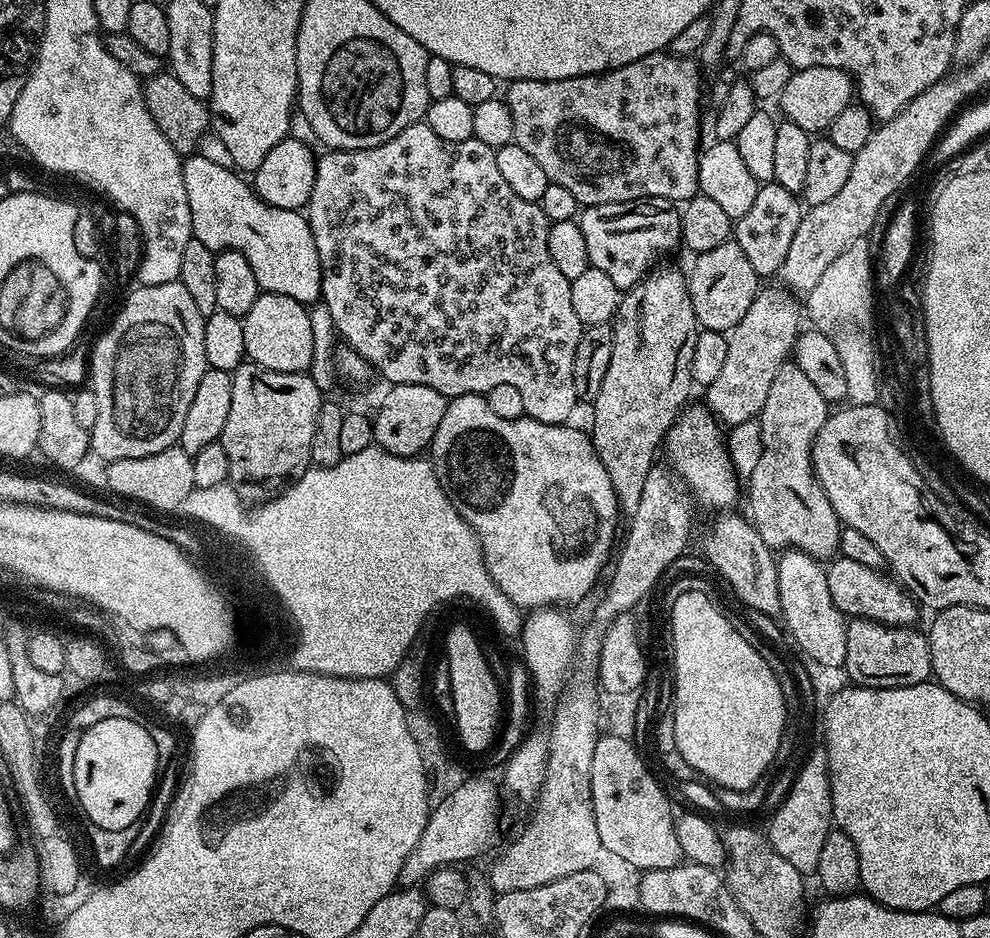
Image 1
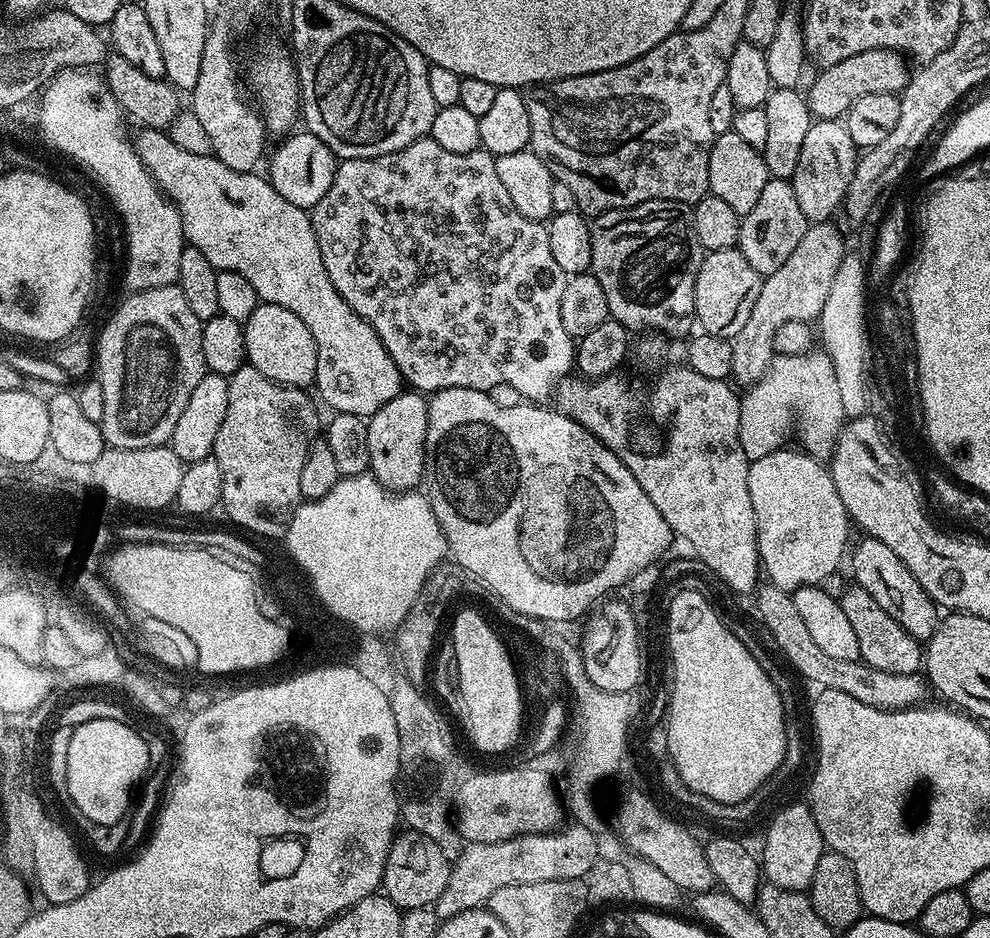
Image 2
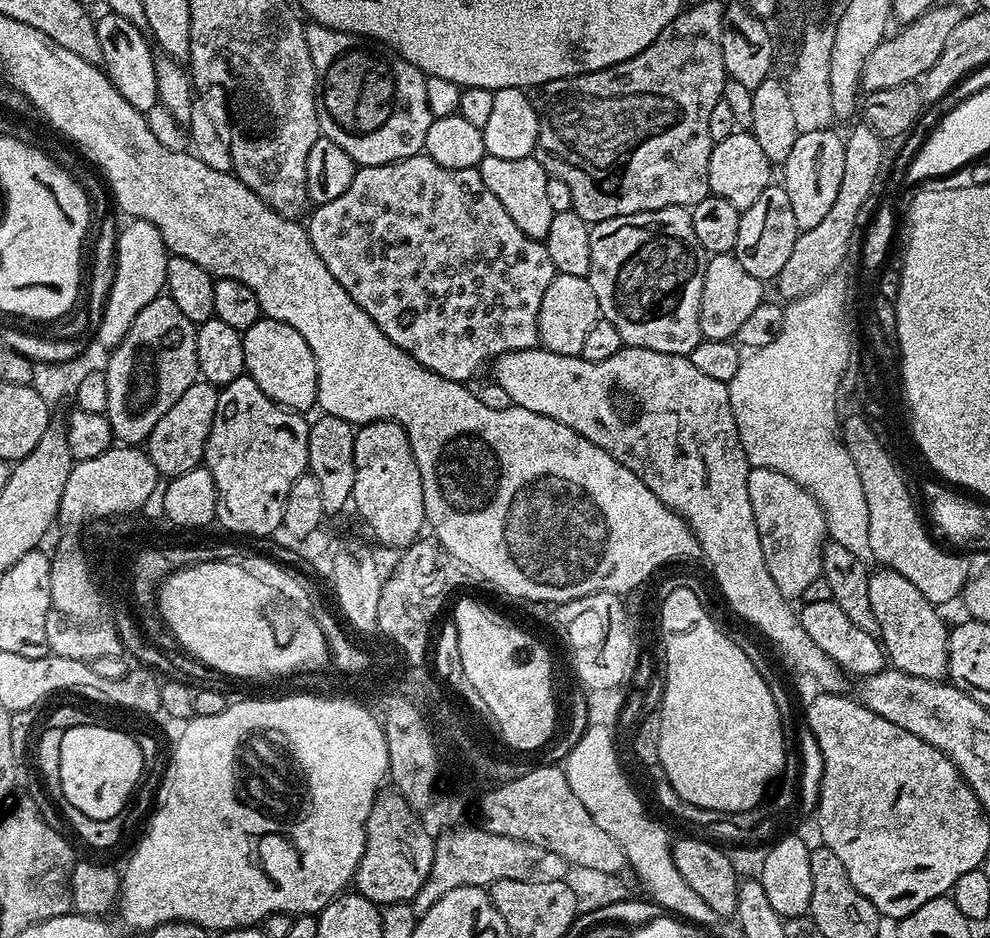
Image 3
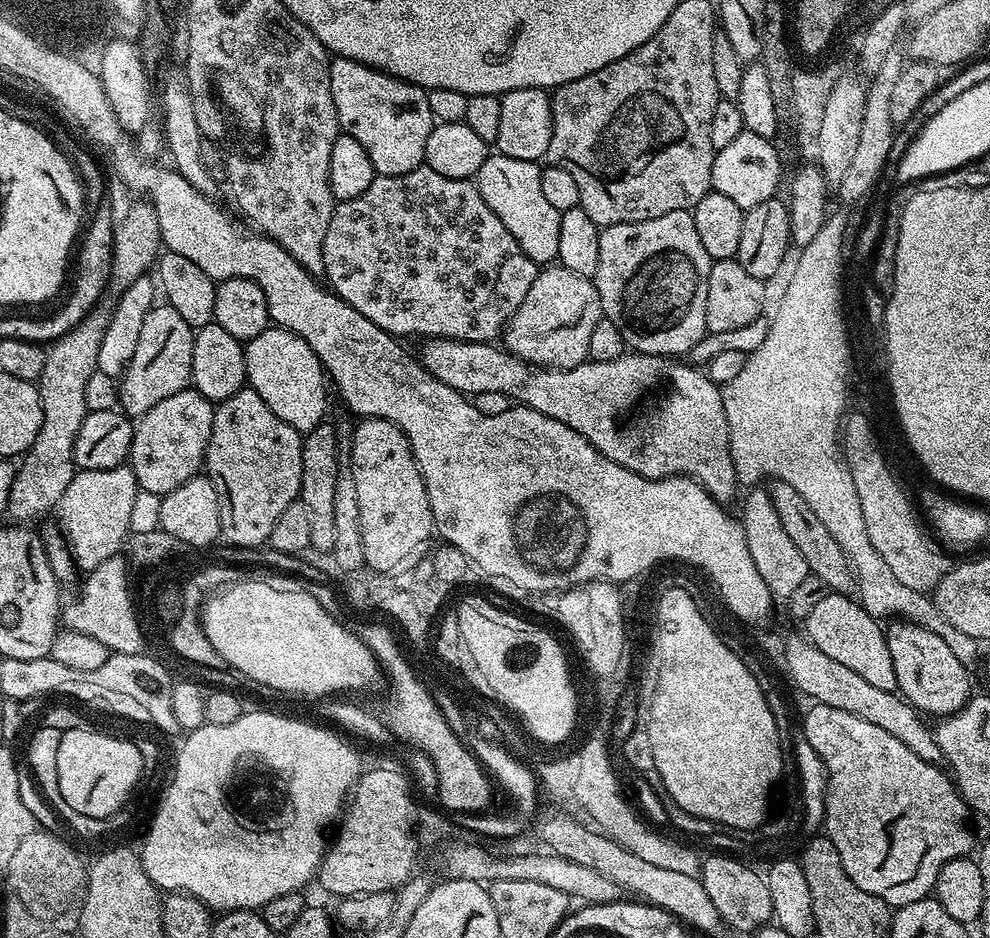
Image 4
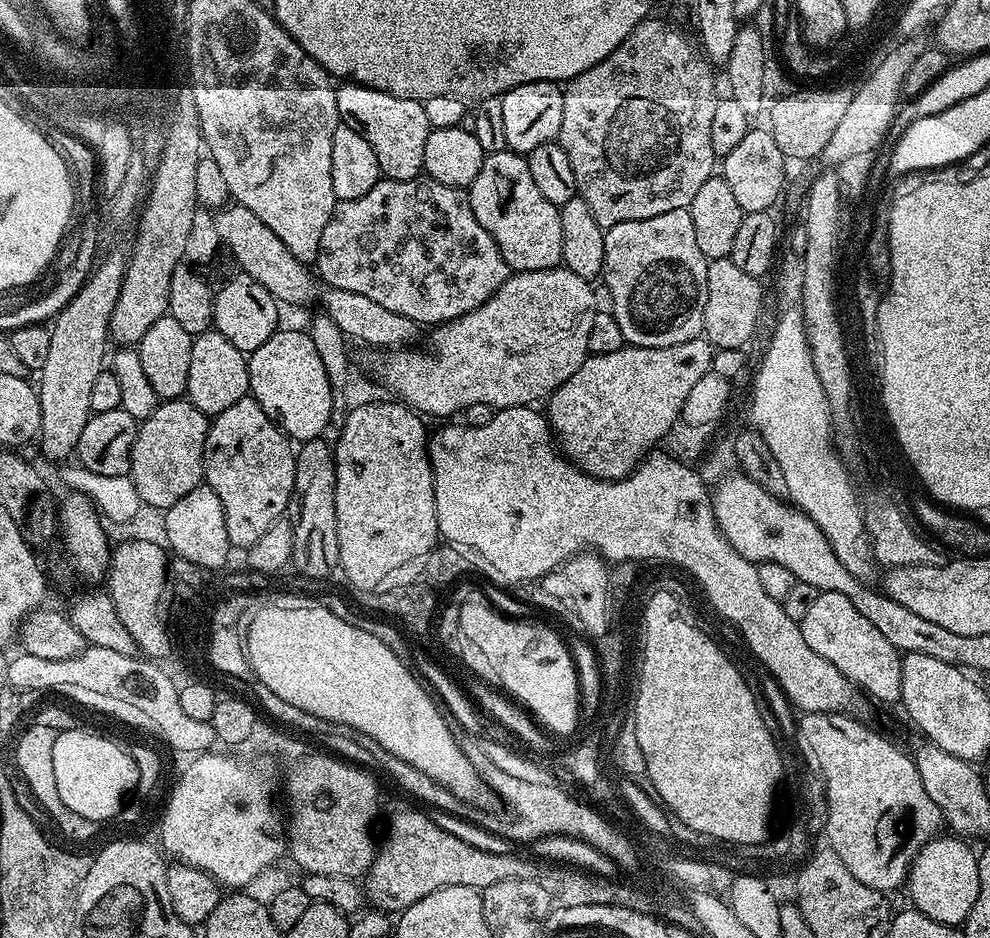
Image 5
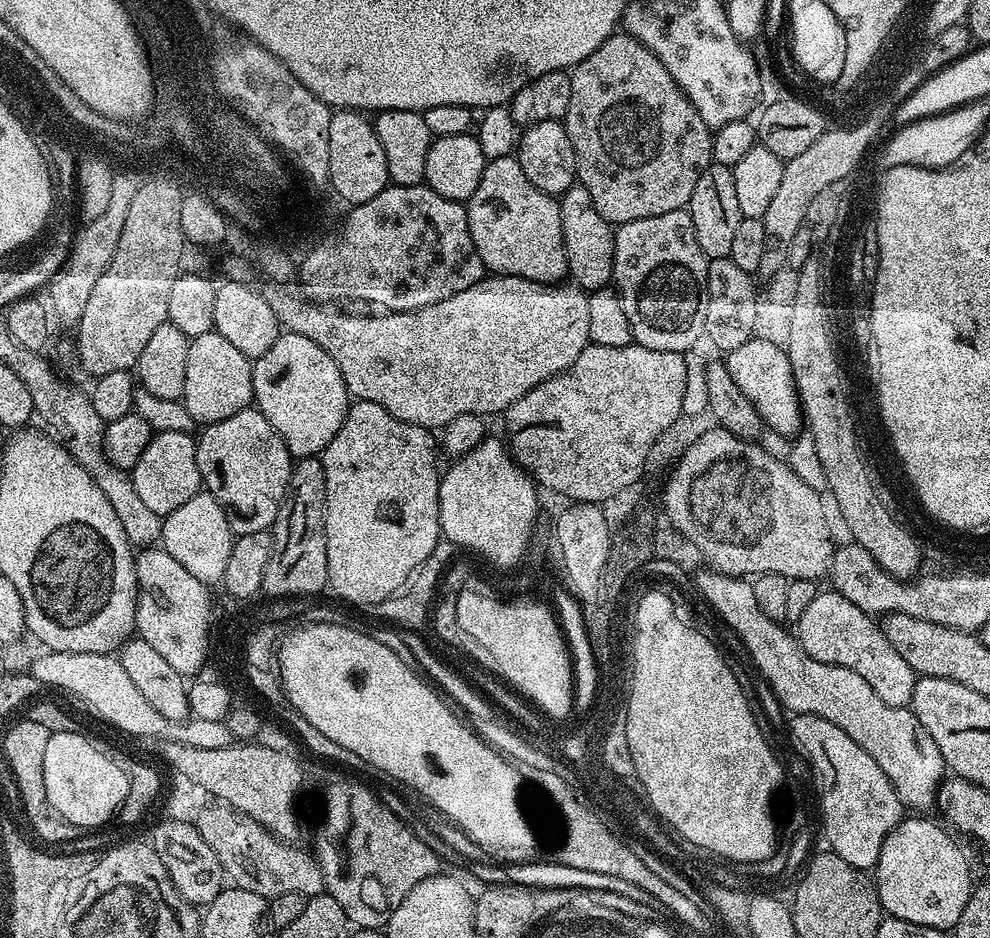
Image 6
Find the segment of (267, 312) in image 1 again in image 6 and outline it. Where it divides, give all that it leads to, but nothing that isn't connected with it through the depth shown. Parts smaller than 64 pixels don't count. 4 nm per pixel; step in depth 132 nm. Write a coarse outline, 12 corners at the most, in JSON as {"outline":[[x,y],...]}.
{"outline":[[281,331],[255,407],[294,458],[319,457],[350,403],[334,358]]}

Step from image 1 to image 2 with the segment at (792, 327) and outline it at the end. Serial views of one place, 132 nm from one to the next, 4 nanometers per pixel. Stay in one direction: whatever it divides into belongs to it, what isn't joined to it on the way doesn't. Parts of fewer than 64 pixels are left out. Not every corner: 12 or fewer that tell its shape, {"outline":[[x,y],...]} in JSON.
{"outline":[[832,222],[813,223],[763,277],[731,339],[731,379],[751,386],[774,359],[778,326],[812,322],[846,255]]}

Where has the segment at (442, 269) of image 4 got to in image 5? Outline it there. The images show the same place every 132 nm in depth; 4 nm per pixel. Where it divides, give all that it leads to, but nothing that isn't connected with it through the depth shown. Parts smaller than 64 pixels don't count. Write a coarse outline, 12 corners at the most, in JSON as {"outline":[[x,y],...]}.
{"outline":[[427,174],[339,201],[314,266],[421,326],[482,306],[506,258]]}

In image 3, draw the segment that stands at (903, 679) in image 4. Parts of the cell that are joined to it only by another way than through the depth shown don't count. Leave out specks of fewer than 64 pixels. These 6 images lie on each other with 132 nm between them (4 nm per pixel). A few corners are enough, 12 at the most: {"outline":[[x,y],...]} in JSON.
{"outline":[[902,574],[868,577],[887,663],[943,681],[949,625]]}

